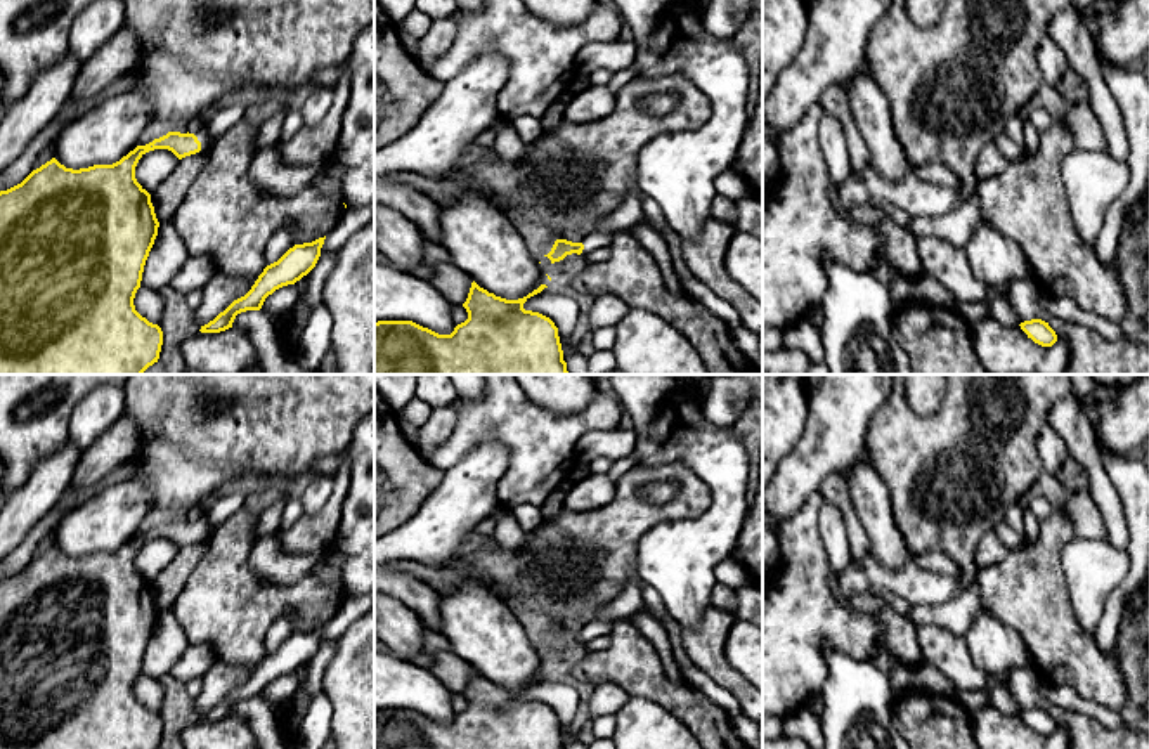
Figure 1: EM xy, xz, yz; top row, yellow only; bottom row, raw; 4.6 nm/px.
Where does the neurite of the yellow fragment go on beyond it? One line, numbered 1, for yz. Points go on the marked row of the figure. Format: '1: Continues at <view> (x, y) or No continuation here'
1: No continuation here

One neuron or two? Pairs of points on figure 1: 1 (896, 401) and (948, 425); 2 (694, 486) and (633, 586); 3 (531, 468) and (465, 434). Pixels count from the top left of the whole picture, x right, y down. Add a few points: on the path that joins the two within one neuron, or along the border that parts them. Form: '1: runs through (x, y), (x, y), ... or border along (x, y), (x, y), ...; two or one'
1: runs through (907, 415), (917, 425), (934, 425); one
2: border along (636, 573), (609, 604); two
3: runs through (525, 449), (496, 420), (484, 420); one

